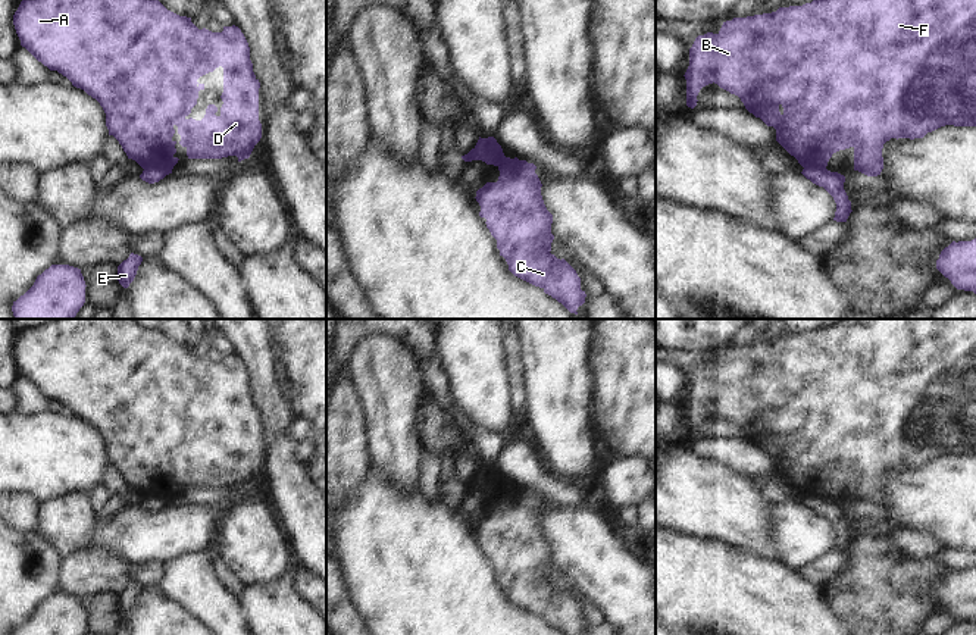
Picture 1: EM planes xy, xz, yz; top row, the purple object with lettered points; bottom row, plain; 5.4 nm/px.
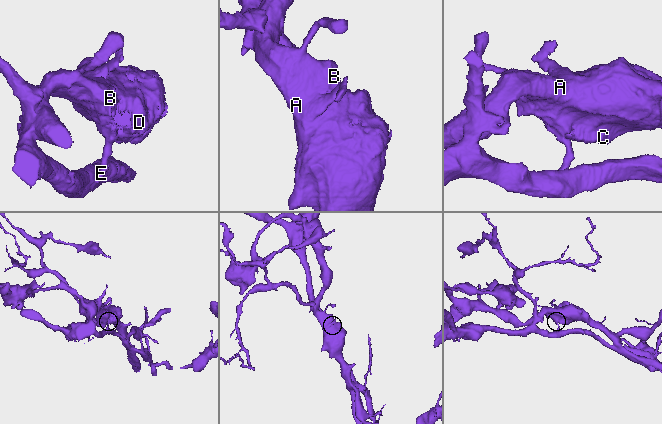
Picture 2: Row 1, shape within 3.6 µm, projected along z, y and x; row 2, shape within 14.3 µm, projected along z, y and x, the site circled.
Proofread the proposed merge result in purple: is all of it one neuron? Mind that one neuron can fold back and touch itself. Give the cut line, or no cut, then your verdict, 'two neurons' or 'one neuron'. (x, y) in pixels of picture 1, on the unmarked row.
xz (484, 468), (488, 481), (487, 491) | two neurons

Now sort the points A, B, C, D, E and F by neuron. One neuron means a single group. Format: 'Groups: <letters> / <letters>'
Groups: A B C D F / E.

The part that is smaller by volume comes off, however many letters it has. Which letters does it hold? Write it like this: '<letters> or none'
E.

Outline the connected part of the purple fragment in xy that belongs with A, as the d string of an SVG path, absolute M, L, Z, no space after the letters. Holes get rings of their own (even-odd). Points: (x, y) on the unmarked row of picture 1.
M57 319L35 329L22 329L13 344L13 354L25 376L50 400L66 406L73 416L96 428L106 442L109 464L113 464L128 488L143 498L159 497L166 504L178 492L173 463L181 464L179 473L187 478L188 488L222 488L237 485L238 491L248 488L262 467L259 450L260 412L253 401L250 376L235 354L223 356L222 362L198 359L191 347L168 340L159 329L141 328L134 319ZM216 397L223 397L223 434L218 438L209 434L201 450L187 447L197 434L198 420L204 413L197 409Z

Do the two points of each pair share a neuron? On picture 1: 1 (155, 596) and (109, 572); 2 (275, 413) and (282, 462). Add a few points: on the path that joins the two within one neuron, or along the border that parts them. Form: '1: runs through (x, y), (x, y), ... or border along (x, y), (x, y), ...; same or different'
1: border along (158, 584), (143, 588); different
2: runs through (277, 425), (277, 440), (281, 450); same

